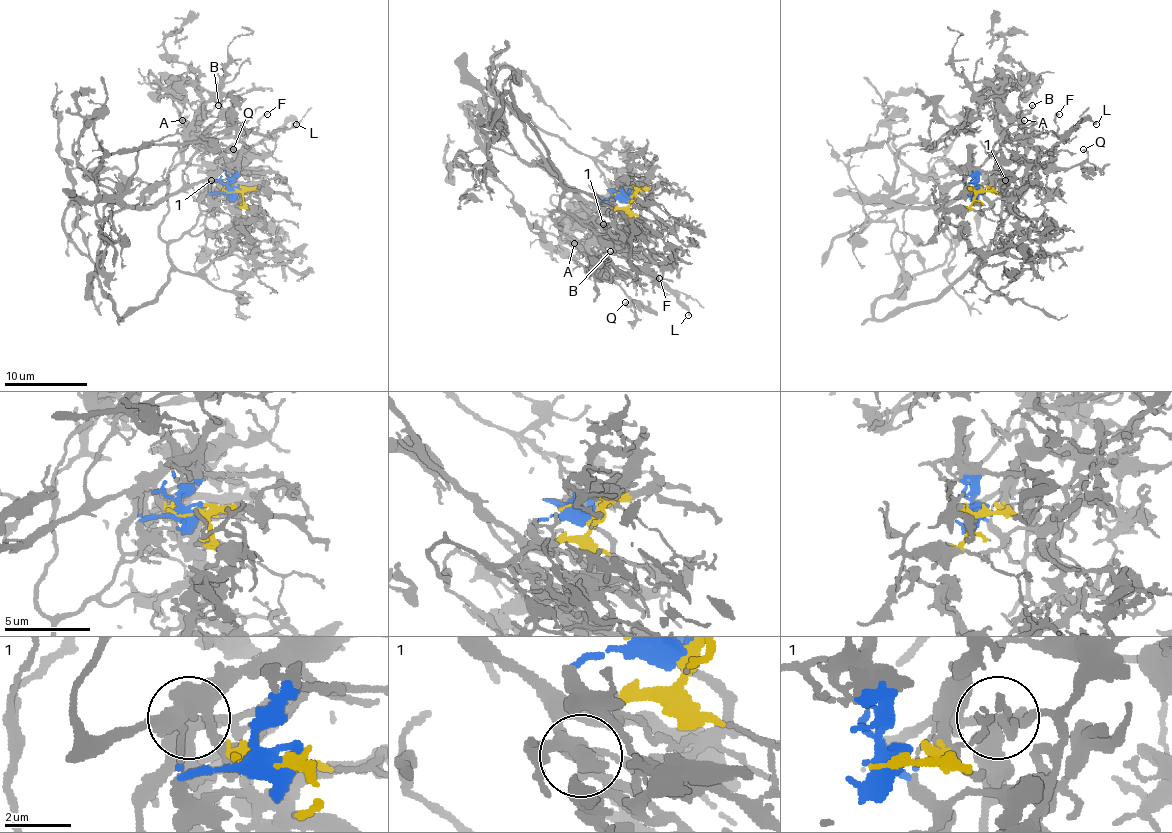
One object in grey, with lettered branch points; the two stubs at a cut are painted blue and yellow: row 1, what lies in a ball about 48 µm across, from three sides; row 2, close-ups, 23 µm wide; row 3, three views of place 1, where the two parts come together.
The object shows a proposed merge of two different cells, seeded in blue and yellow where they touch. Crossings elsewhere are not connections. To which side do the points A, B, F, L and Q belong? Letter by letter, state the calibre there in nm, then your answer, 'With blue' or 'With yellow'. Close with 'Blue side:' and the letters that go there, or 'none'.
A: Thickness 170 nm. With blue
B: Thickness 160 nm. With blue
F: Thickness 180 nm. With yellow
L: Thickness 170 nm. With yellow
Q: Thickness 200 nm. With blue
Blue side: A, B, Q

